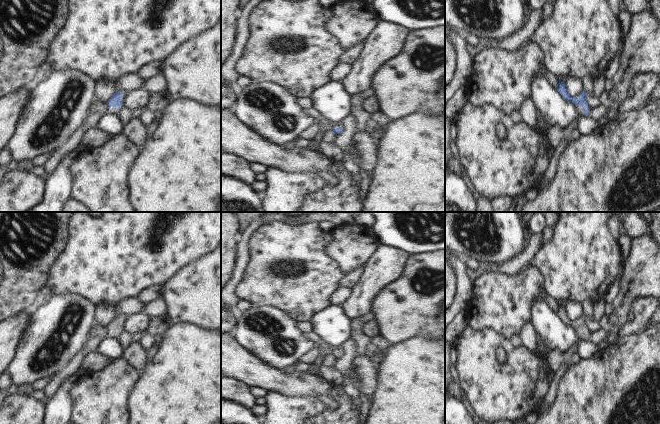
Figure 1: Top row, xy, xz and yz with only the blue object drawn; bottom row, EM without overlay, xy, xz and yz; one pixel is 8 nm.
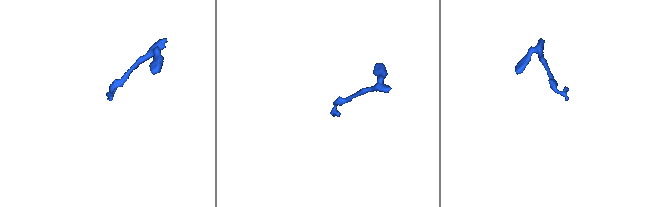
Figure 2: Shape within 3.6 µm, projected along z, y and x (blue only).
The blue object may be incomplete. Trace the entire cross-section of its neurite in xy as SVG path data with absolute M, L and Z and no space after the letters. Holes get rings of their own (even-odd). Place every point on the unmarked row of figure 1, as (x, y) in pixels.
M115 316L107 326L104 326L104 328L108 330L108 336L111 336L117 339L118 334L122 330L122 326L123 326L122 319L124 317L125 316L121 316L121 317Z

